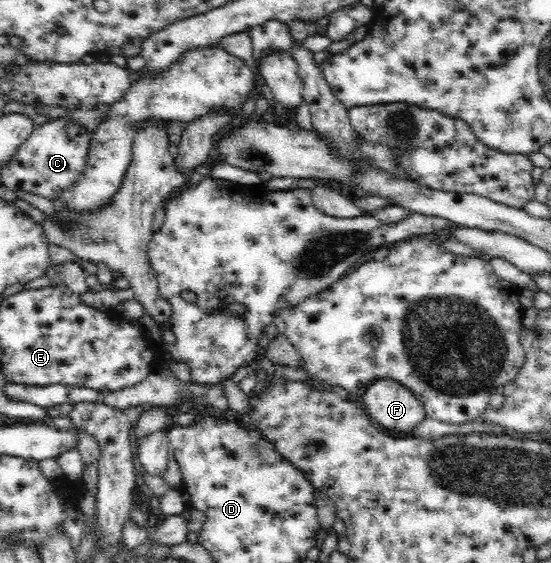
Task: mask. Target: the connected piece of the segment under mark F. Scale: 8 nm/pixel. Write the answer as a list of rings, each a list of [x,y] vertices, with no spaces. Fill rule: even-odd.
[[[391,379],[373,382],[362,397],[366,414],[386,433],[413,432],[426,419],[423,404],[411,391]]]

